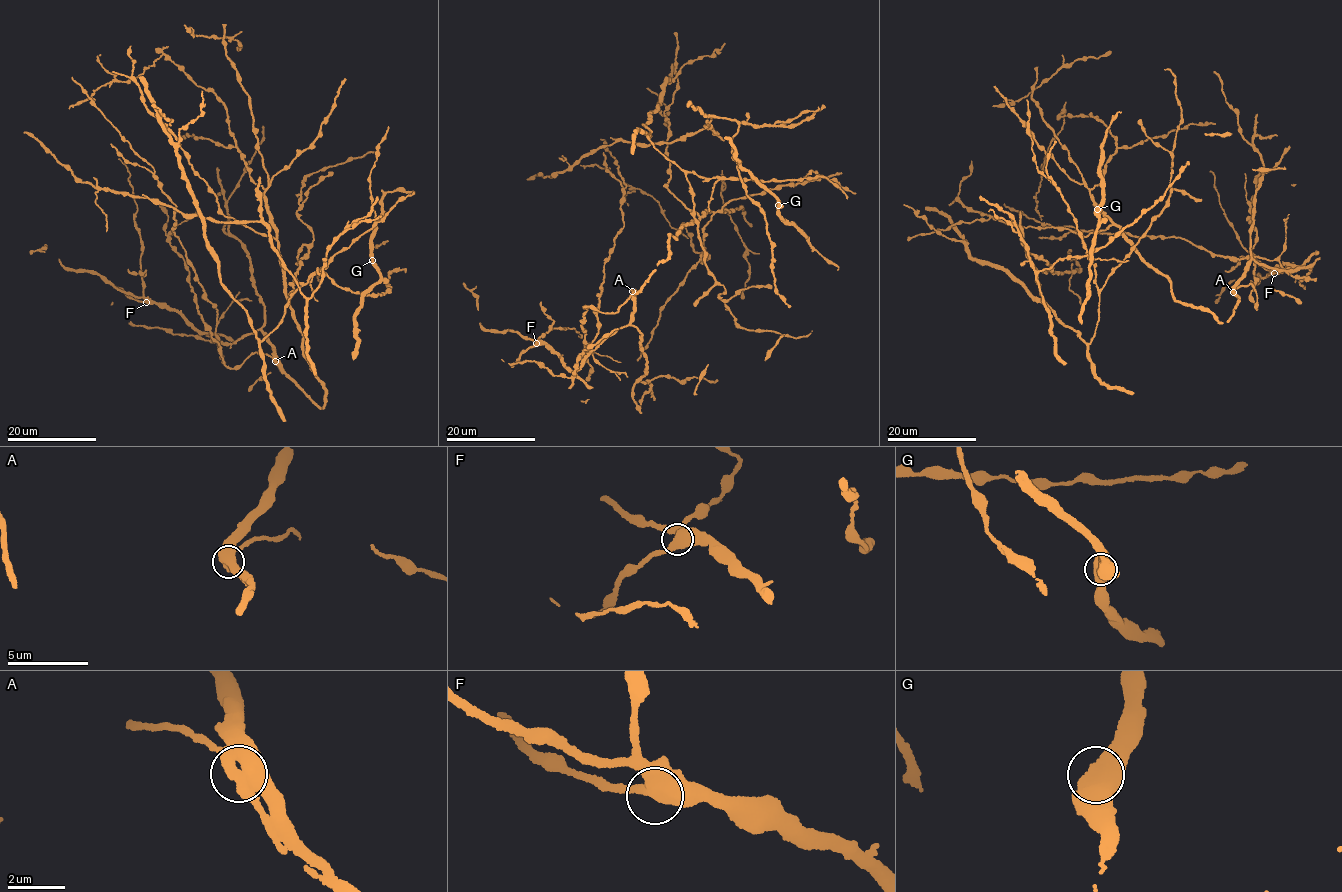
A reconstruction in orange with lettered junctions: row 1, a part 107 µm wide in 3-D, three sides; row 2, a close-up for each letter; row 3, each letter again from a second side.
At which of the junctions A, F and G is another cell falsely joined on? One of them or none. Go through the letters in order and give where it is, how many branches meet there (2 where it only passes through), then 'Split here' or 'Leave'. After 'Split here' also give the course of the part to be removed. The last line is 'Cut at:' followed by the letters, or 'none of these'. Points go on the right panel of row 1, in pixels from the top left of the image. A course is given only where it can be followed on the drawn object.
A: Place: (1233, 292). Branches: 2. Leave
F: Place: (1274, 273). Branches: 2. Leave
G: Place: (1097, 209). Branches: 2. Leave
Cut at: none of these

